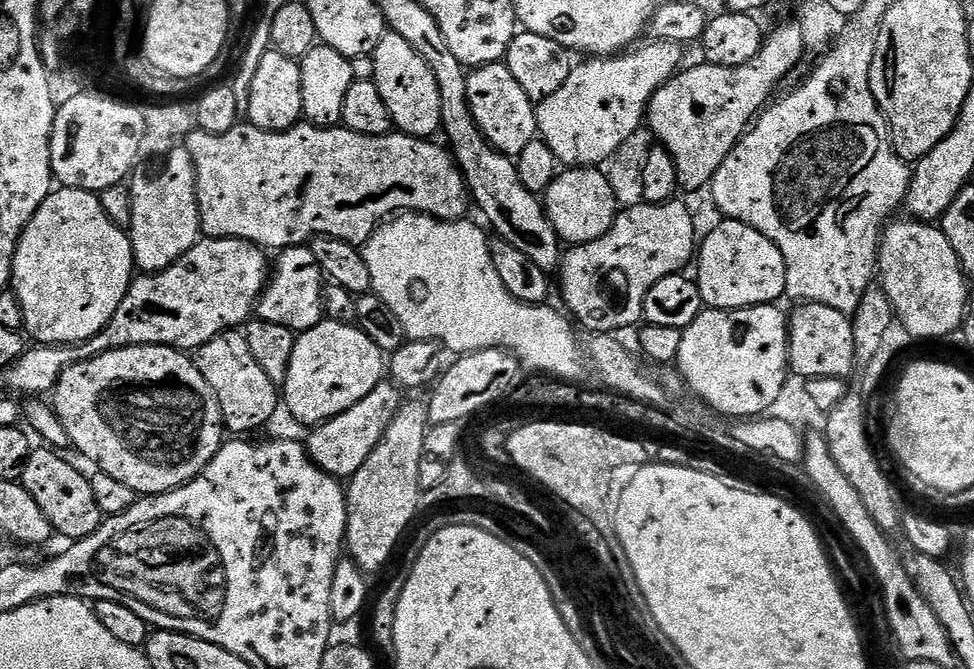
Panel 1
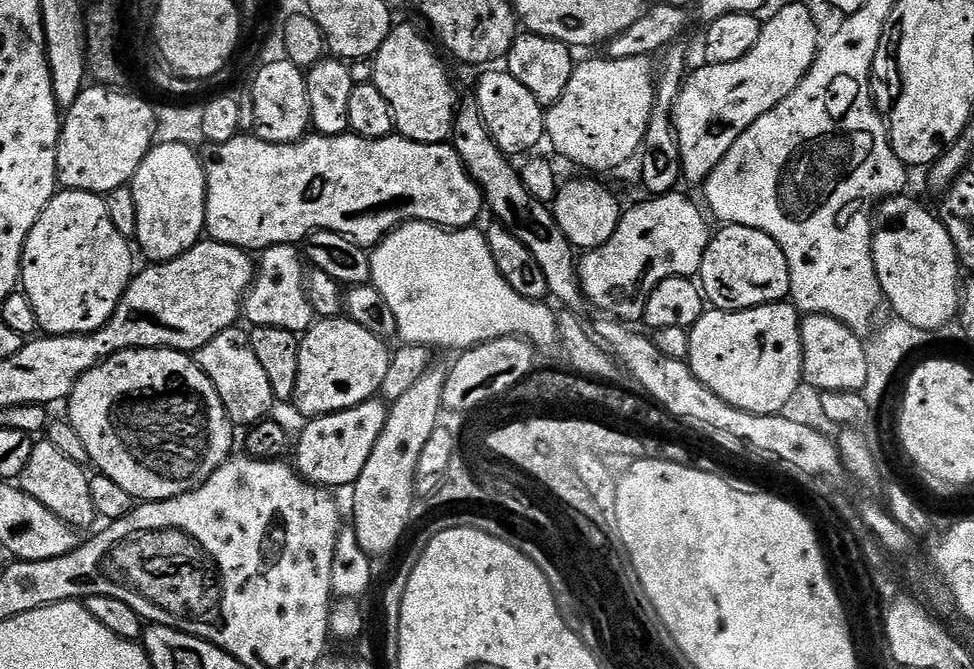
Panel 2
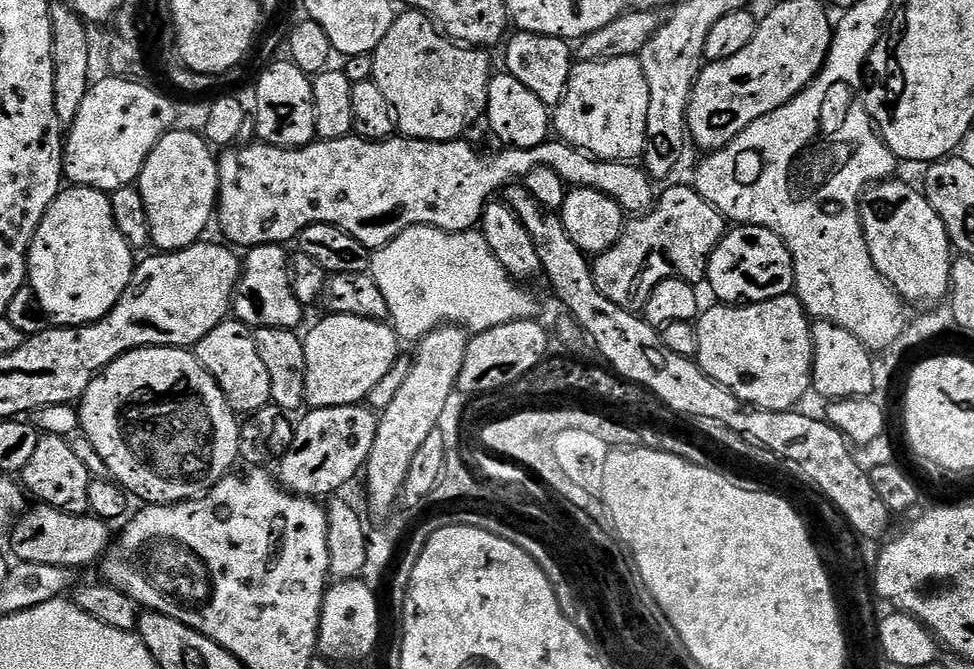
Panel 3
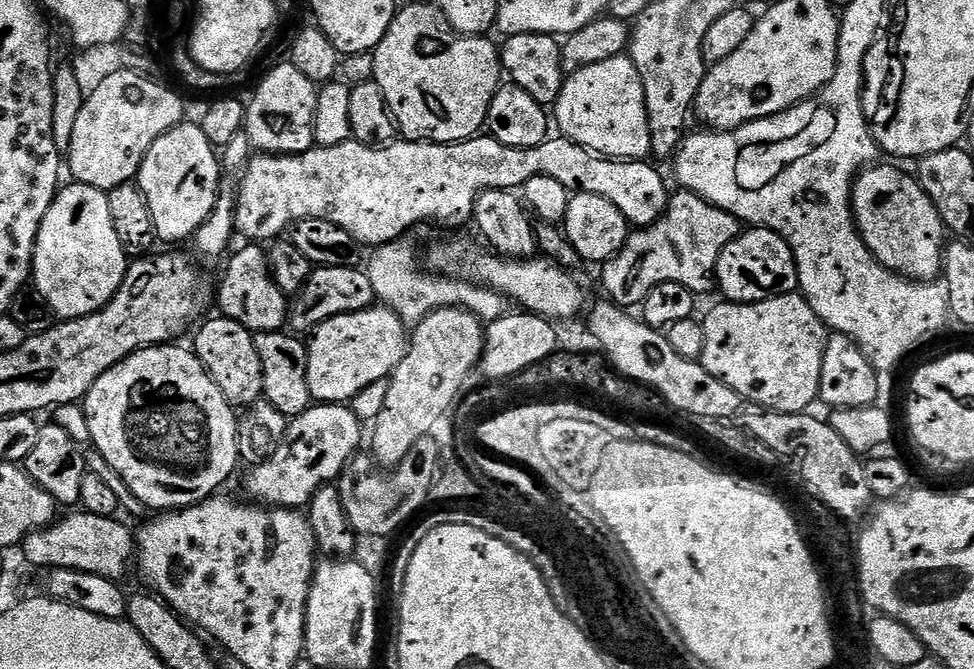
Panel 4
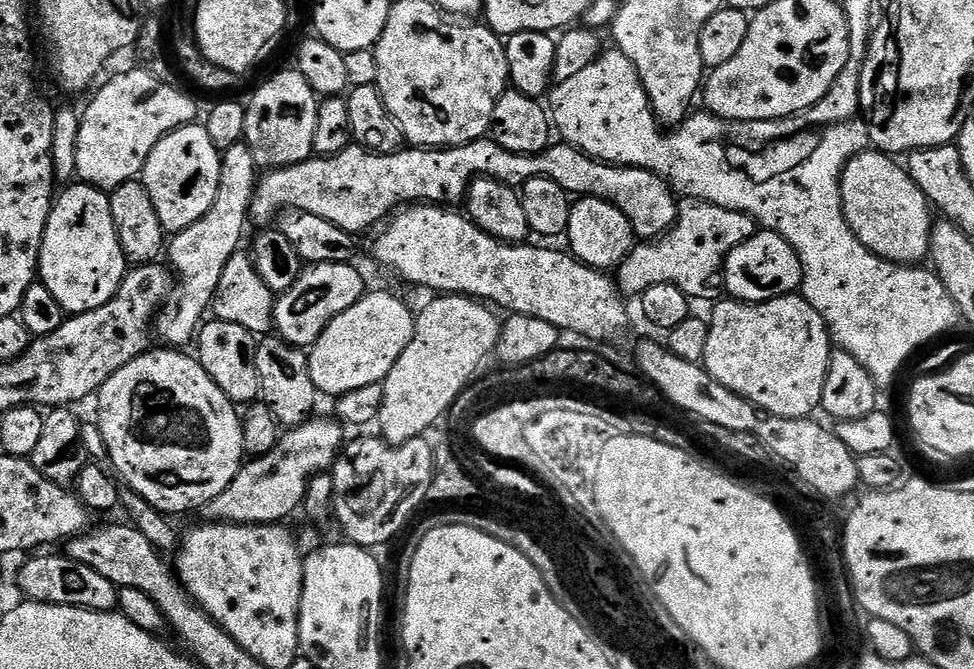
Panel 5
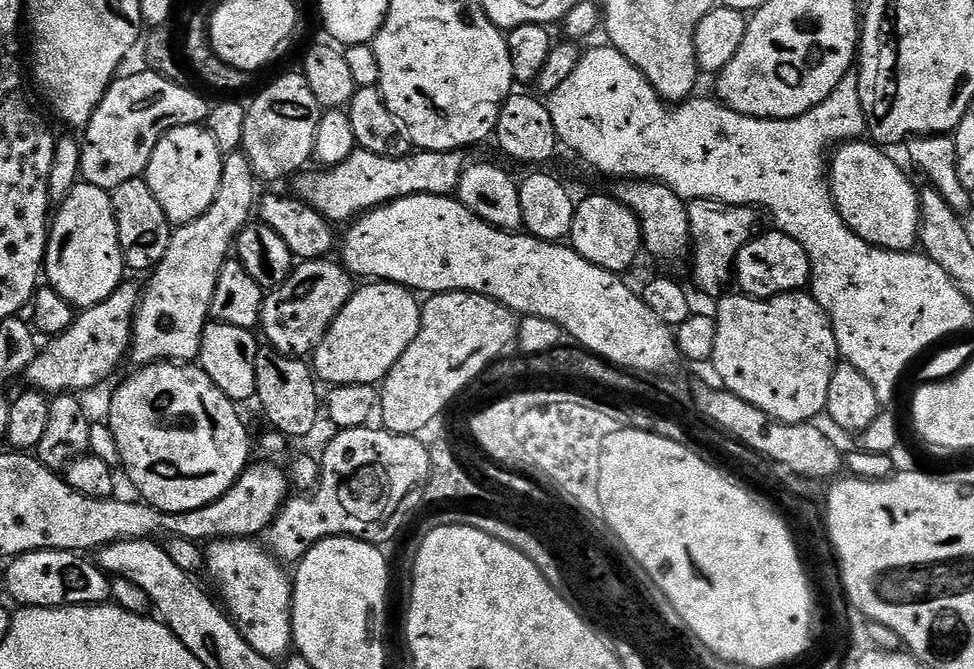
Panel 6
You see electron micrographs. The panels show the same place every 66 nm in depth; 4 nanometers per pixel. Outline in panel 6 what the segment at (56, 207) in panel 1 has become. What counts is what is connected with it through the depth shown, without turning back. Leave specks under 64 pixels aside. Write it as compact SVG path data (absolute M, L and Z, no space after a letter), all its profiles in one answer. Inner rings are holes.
M81 182L55 209L42 272L47 287L58 290L58 294L62 294L62 298L66 298L66 302L70 302L76 310L106 302L106 298L125 283L126 265L109 189Z

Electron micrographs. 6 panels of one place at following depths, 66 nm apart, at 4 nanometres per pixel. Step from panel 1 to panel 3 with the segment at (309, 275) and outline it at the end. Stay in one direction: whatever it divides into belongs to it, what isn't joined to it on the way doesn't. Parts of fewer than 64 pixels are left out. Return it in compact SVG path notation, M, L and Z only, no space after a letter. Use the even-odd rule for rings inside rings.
M263 244L249 248L243 253L240 275L236 278L236 289L232 294L231 315L255 330L258 328L299 329L306 308L300 304L292 289L290 256L278 244Z

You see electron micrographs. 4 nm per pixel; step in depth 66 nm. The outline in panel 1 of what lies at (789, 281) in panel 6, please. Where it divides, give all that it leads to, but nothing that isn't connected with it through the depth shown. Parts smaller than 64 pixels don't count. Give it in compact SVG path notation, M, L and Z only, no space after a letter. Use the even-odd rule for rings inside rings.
M724 218L721 221L705 240L703 237L699 241L698 259L694 264L694 279L700 285L705 305L709 308L721 308L723 312L737 312L739 308L776 304L779 296L783 297L786 293L786 262L782 258L782 250L778 250L778 246L774 246L770 238L741 220Z

